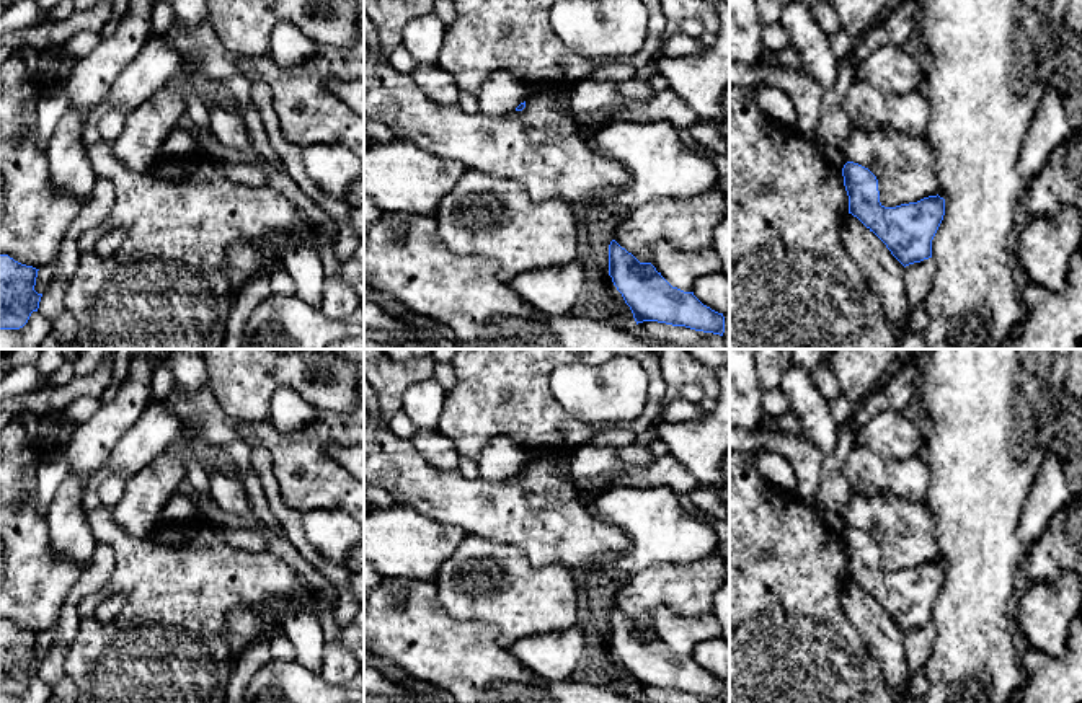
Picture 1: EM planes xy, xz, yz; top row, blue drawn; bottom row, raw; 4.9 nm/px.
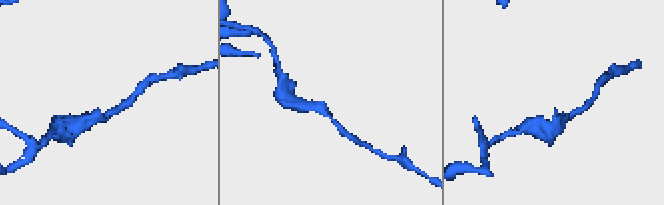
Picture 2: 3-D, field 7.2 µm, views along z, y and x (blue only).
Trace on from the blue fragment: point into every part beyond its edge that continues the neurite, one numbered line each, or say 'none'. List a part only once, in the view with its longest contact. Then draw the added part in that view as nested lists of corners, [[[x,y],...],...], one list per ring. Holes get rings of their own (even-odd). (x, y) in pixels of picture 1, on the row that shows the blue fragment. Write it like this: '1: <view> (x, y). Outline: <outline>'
none

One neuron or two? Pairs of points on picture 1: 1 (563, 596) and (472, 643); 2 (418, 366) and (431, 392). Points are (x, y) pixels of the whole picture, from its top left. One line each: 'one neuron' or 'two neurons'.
1: two neurons
2: two neurons

